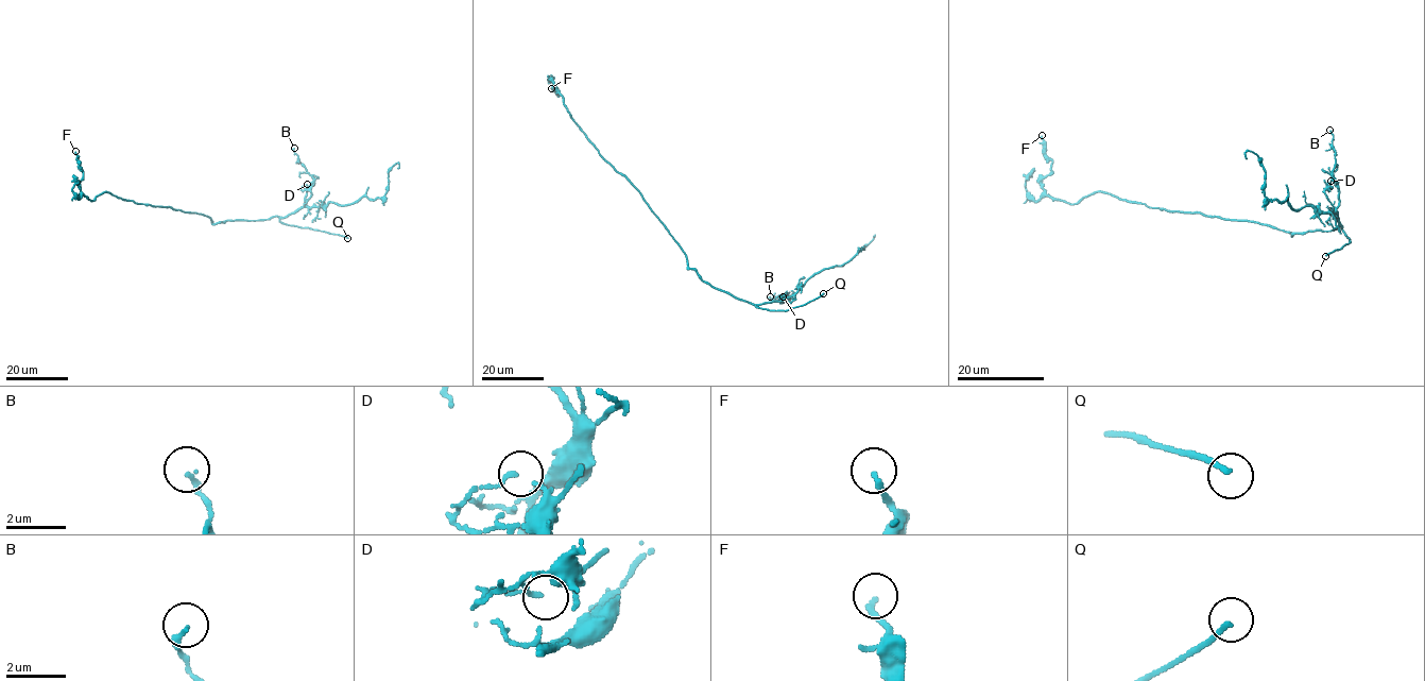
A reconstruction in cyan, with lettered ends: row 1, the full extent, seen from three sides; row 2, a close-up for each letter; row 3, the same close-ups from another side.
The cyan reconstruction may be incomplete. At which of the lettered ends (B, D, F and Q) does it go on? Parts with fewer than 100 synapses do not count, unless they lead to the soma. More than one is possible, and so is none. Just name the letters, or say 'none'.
Q

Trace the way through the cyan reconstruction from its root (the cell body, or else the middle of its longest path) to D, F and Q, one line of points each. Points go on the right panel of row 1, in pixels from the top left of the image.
D: (1277, 228), (1293, 235), (1308, 231), (1333, 231), (1340, 226), (1337, 213), (1324, 191), (1331, 188), (1331, 181)
F: (1277, 228), (1151, 208), (1102, 191), (1072, 204), (1052, 200), (1042, 182), (1051, 171), (1052, 162), (1042, 135)
Q: (1277, 228), (1293, 235), (1308, 231), (1333, 231), (1339, 225), (1350, 241), (1325, 256)

